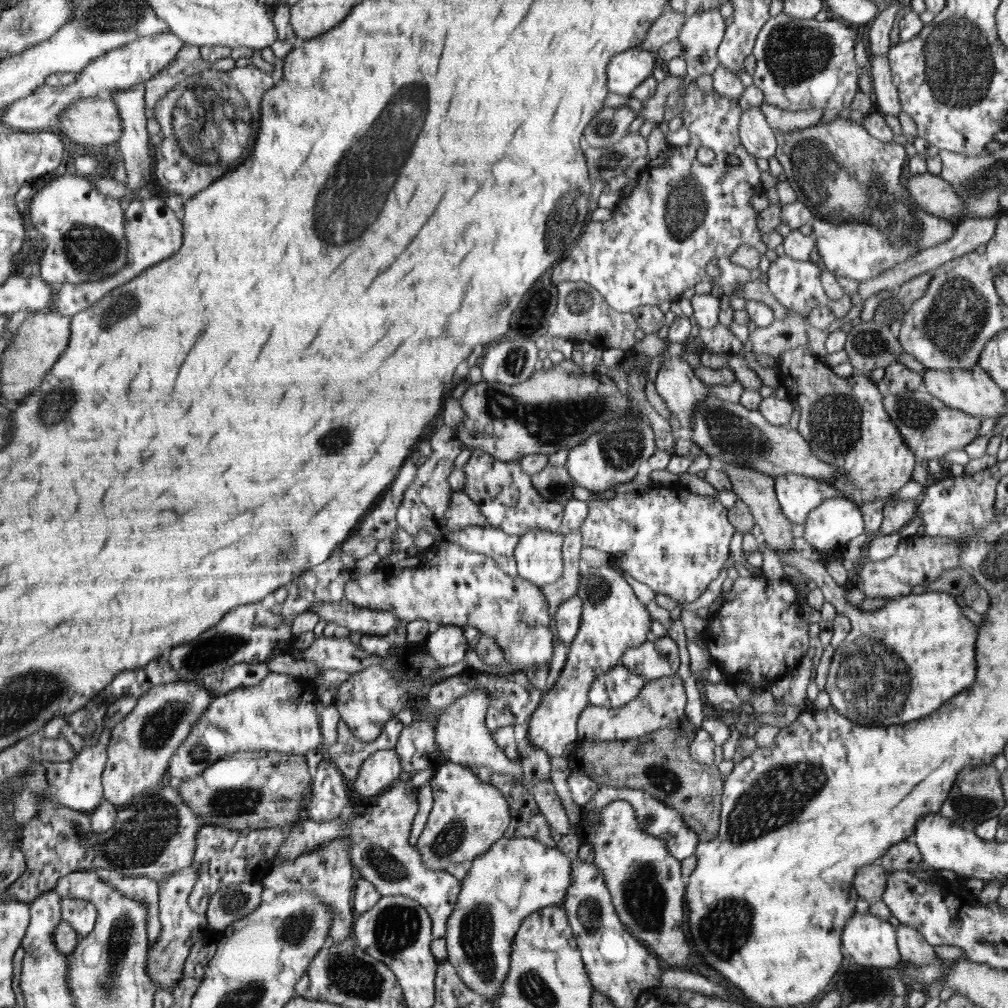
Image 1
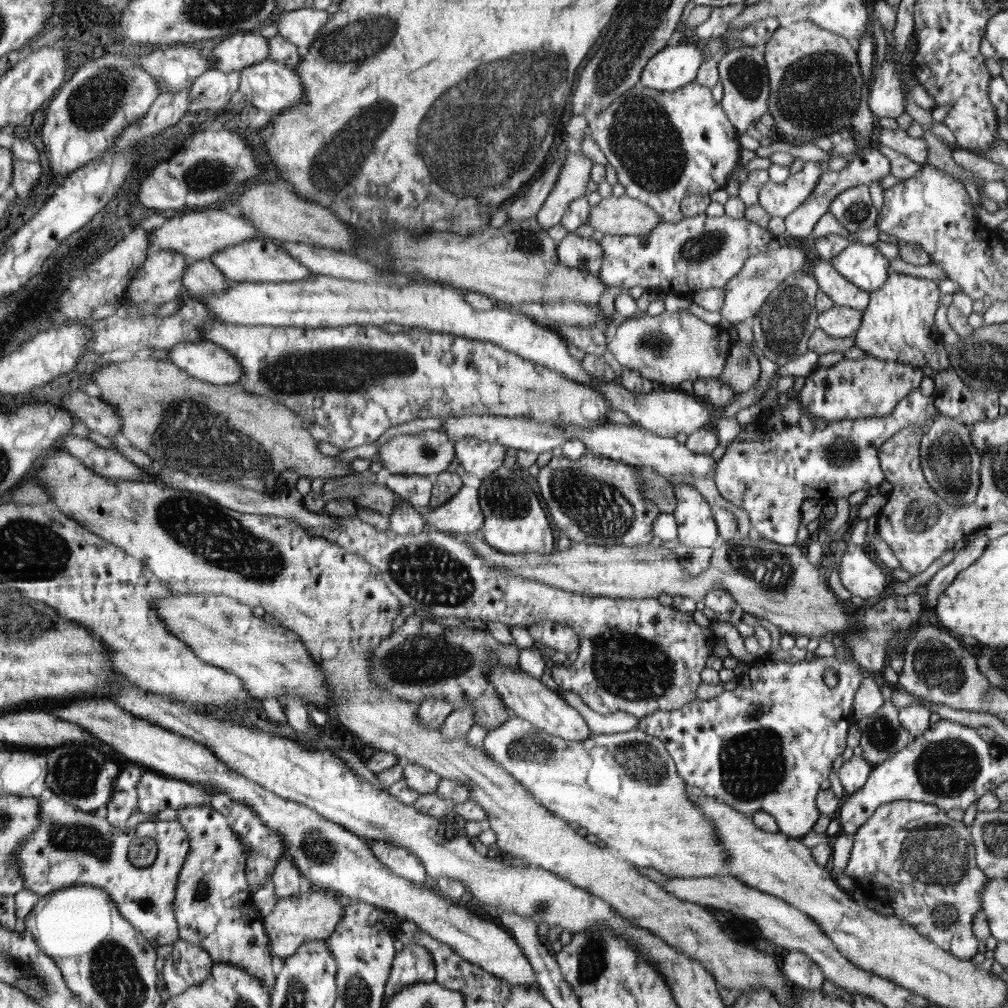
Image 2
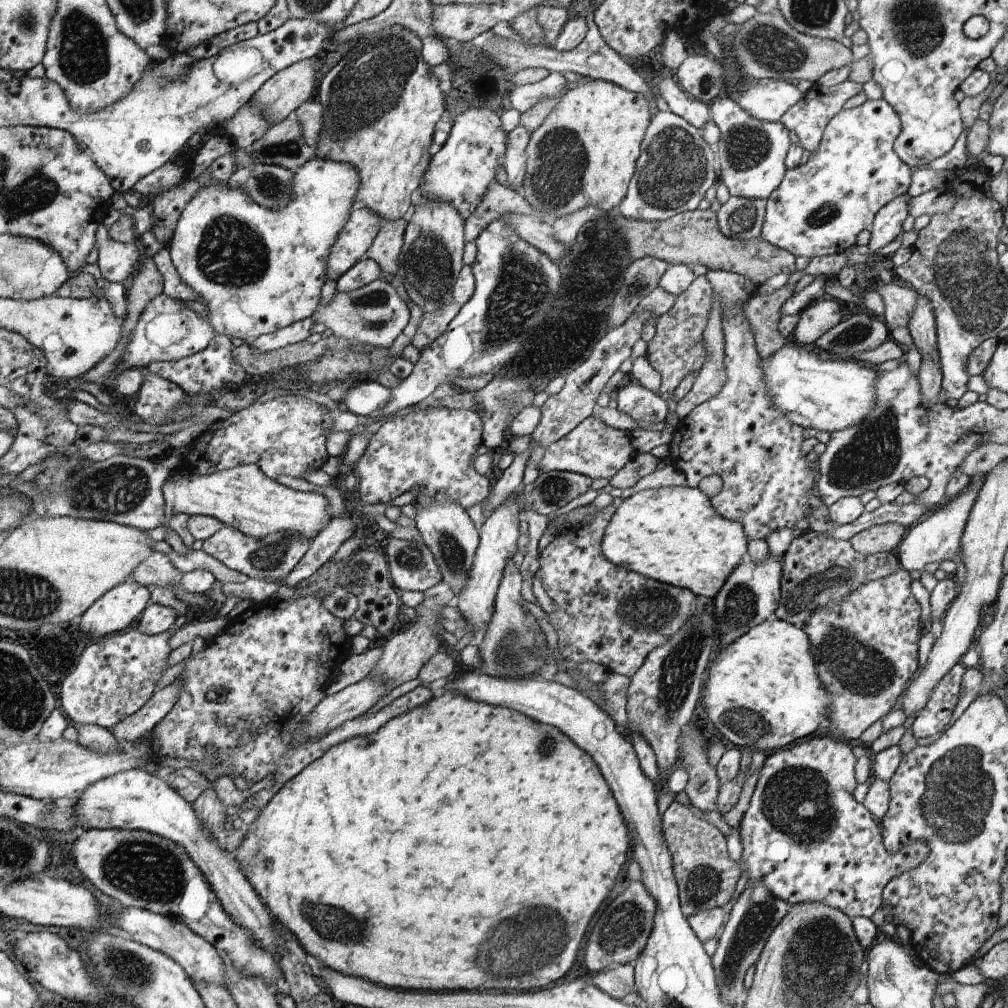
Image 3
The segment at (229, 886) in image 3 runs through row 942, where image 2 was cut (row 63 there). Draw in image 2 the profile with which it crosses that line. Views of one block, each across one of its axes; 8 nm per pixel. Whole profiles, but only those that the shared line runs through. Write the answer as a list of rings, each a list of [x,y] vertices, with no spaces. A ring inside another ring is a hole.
[[[268,58],[241,70],[239,91],[255,108],[276,116],[303,100],[304,85],[295,69]]]

